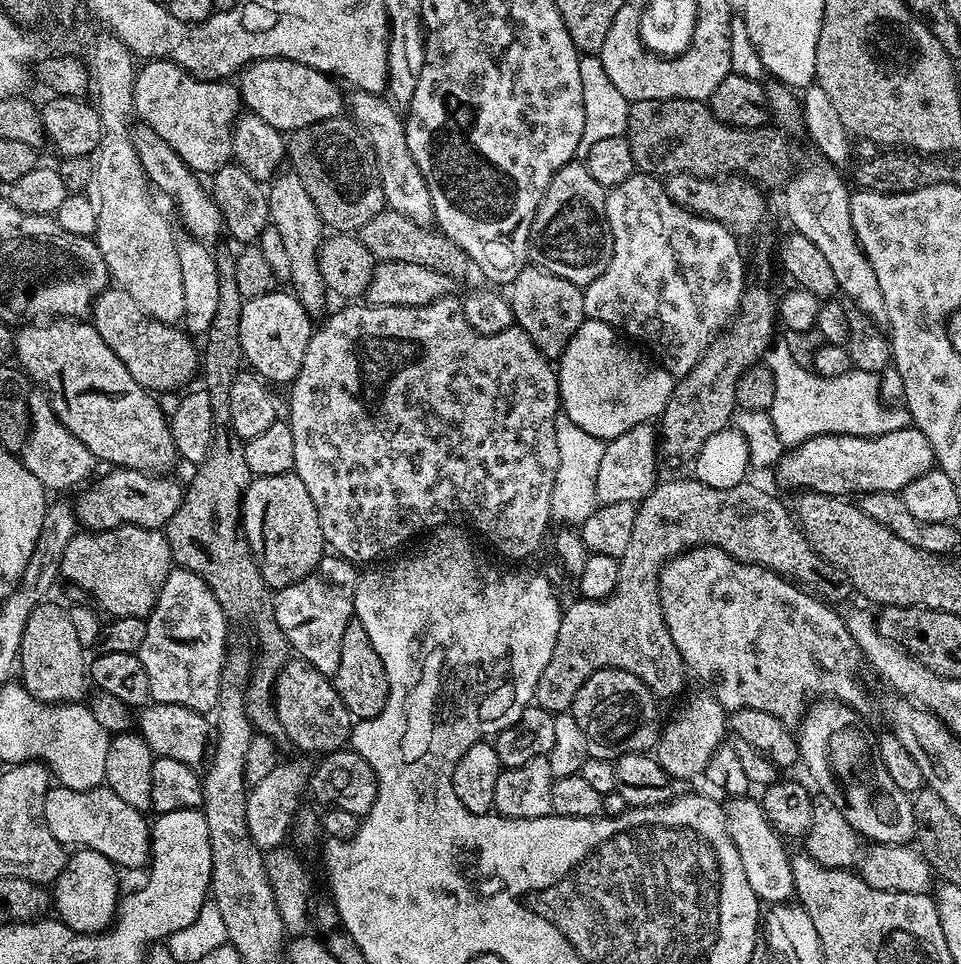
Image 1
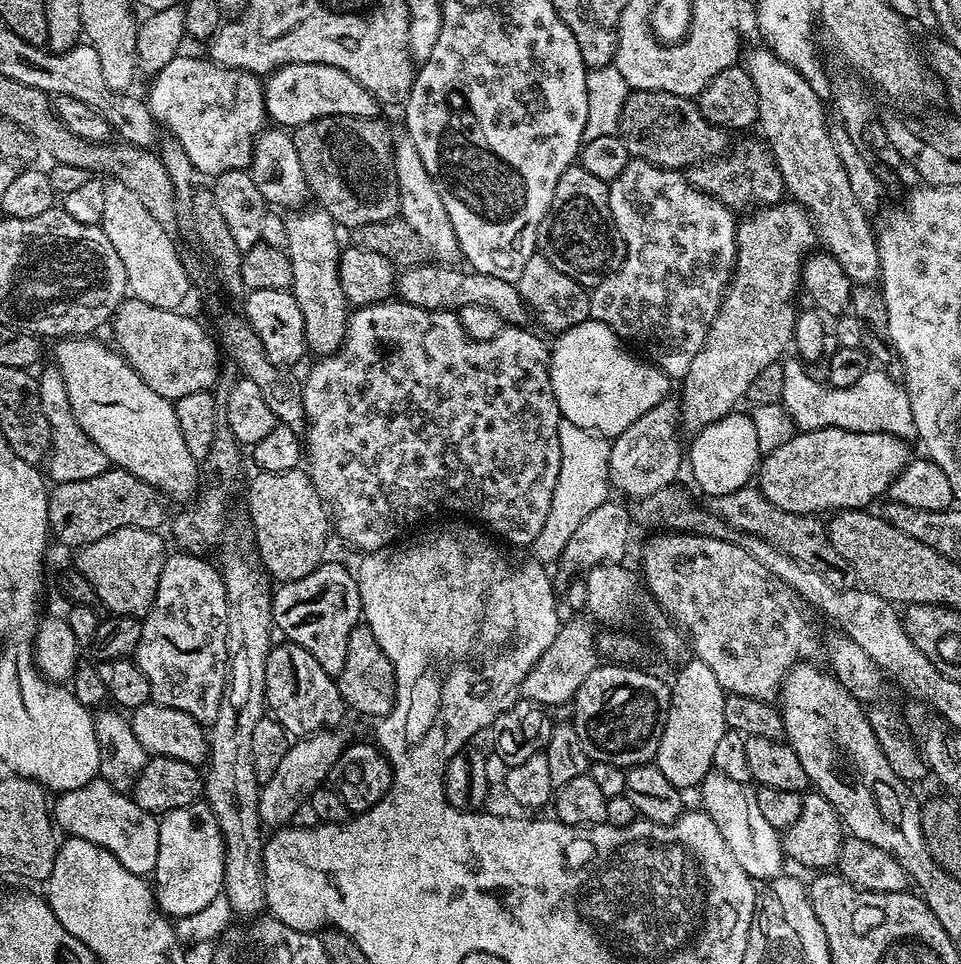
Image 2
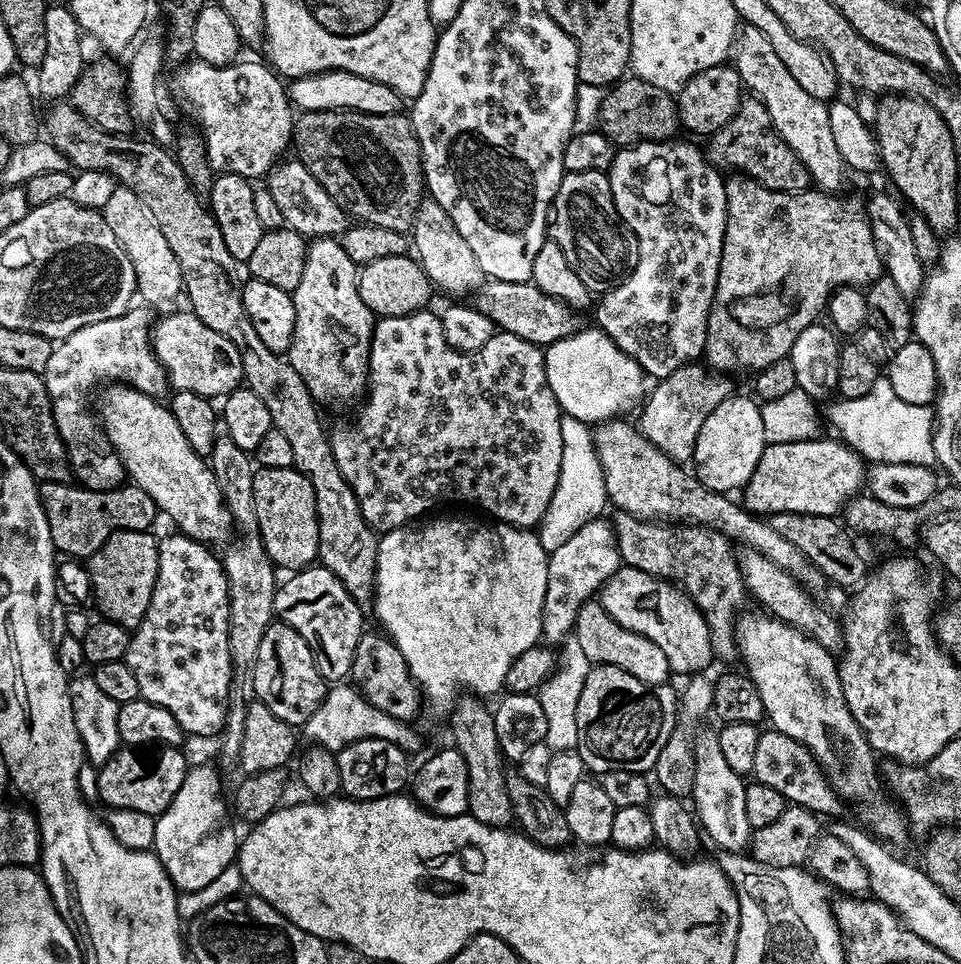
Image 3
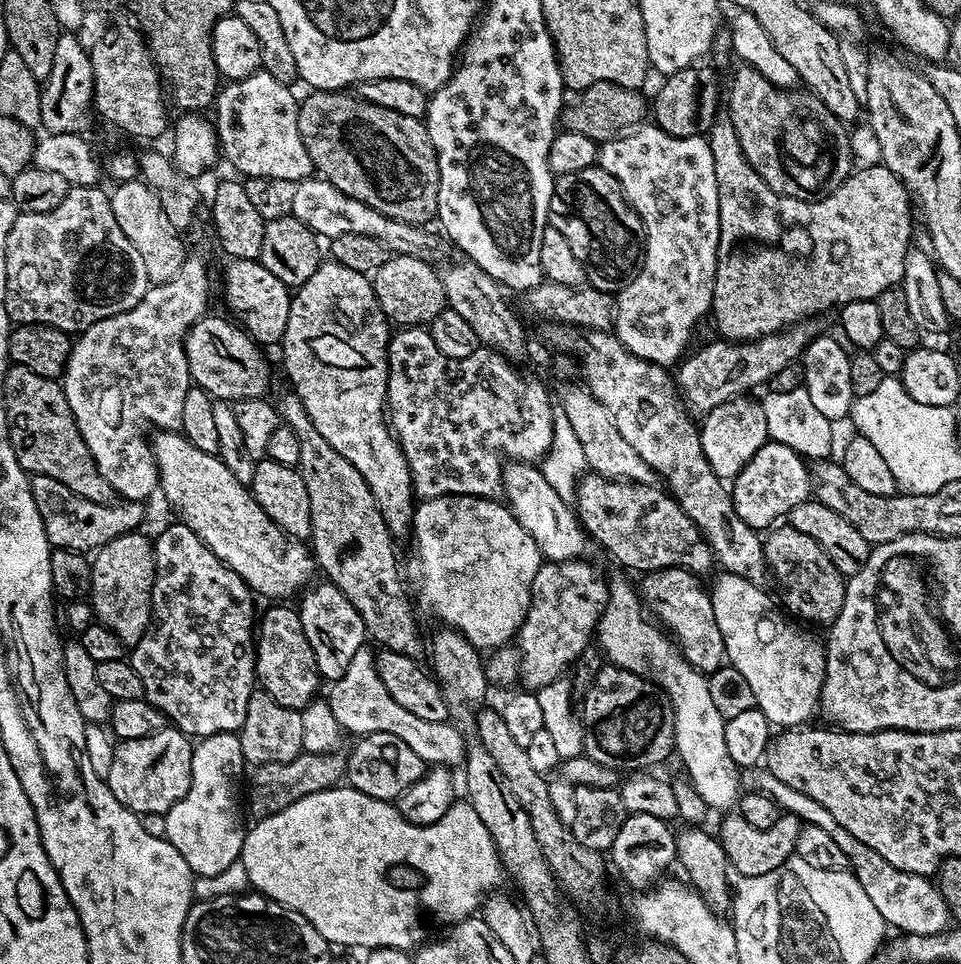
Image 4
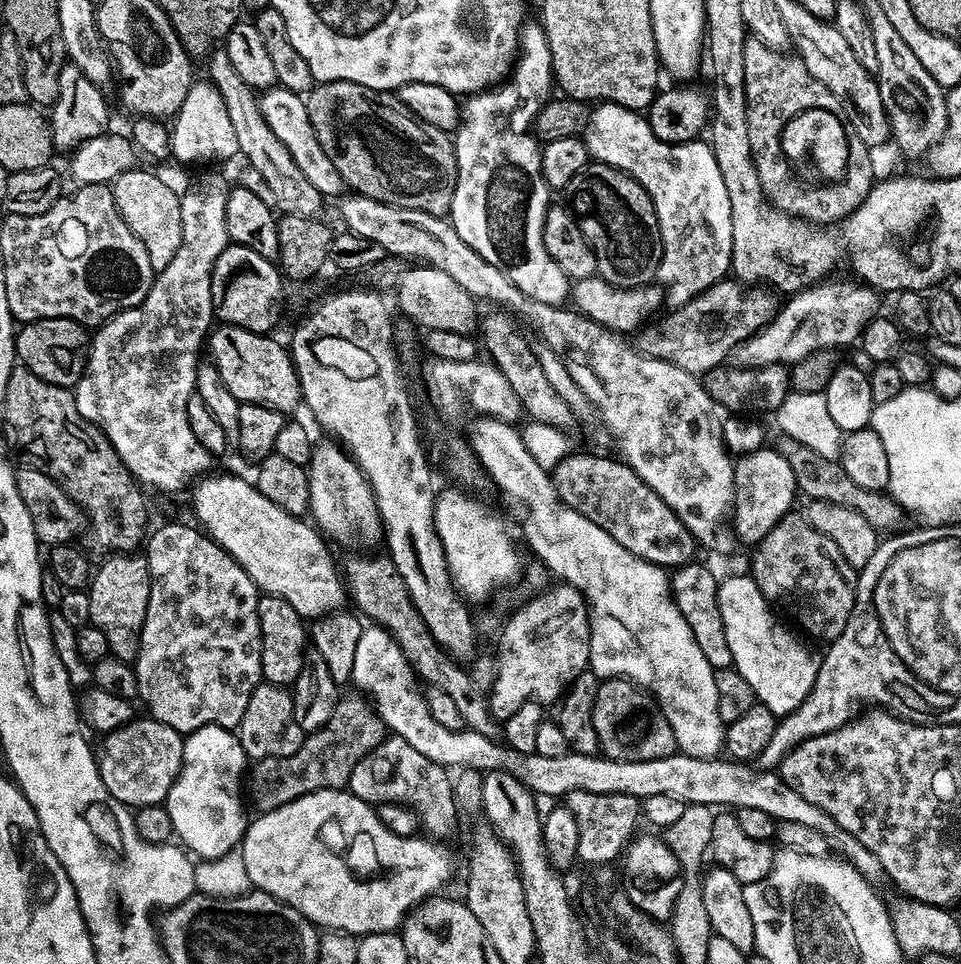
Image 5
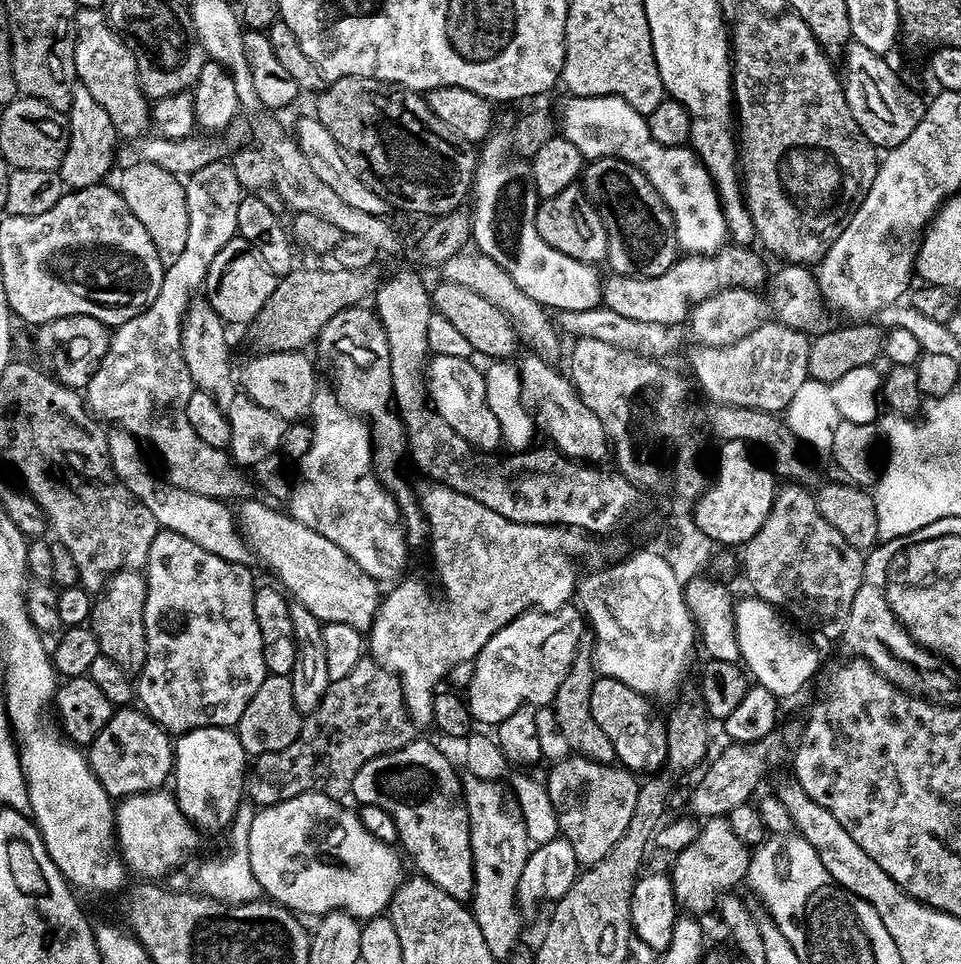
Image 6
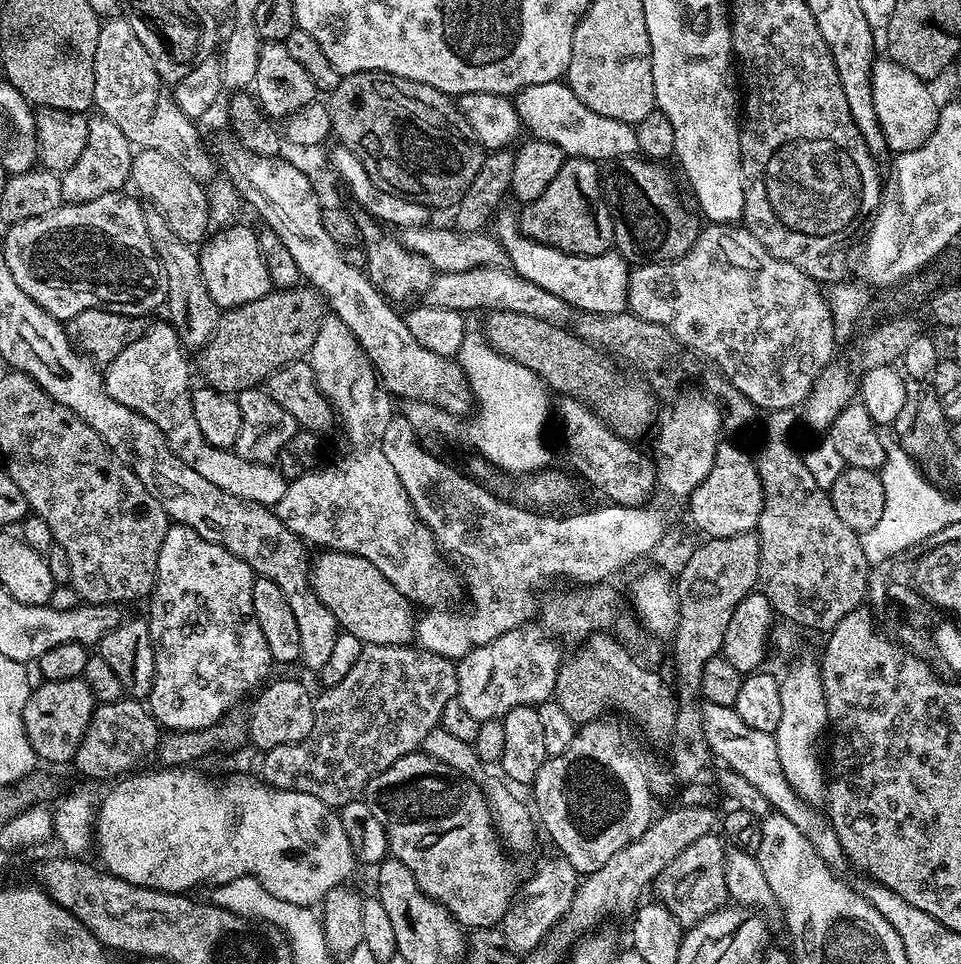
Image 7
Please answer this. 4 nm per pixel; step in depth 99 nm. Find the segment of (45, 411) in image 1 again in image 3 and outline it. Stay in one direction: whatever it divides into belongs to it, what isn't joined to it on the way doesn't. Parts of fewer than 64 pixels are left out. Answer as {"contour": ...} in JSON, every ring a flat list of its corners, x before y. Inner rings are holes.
{"contour":[[133,306,123,312,118,318,106,318,102,322,94,322,90,326,82,326,82,330,74,330,74,334,63,337,53,347,50,362,46,362,46,370,42,373,44,385,52,399,52,417,56,422,64,448,68,451,68,466,72,475,83,487,96,488,99,492,106,492,109,488,118,488,125,483,126,471,124,461,120,459,119,452,113,448,103,431,98,430,98,416,94,411,94,396,92,391,96,388,96,380,119,382,129,388,137,388,147,396,164,398,169,395,168,370,160,357,156,355,150,333,154,327,154,316,144,306]]}

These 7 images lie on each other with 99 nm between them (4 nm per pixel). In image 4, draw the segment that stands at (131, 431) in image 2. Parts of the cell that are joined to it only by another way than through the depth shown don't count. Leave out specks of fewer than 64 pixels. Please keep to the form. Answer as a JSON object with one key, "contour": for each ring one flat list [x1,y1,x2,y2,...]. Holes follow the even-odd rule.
{"contour":[[157,431,151,437,150,447,152,456,156,459,156,469,160,471,159,491,161,493,164,491,169,506,180,515,177,516,179,523,194,530,194,534,198,534,198,538,203,544,226,567,234,570,234,574,241,576,244,583,257,597,273,596,271,598,273,601,280,602,288,598,284,596,294,595,293,597,295,597,301,590,309,587,310,581,313,579,313,577,311,578,312,568,314,572,314,557,309,545,303,539,289,536,276,525,267,516,266,510,258,504,246,485,238,482,238,478,234,478,234,474,230,474,230,470,226,470,219,455,211,456,198,450,198,446,194,446,179,431]]}

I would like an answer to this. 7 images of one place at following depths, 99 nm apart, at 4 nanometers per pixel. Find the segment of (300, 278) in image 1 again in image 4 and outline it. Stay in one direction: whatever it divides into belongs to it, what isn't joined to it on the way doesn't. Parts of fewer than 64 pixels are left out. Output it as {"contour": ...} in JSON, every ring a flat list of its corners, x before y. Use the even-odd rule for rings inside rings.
{"contour":[[324,262,321,263,318,270,314,270,314,274,310,274,310,278,304,285,295,289,290,302,290,314,286,318,282,349,284,348,284,372,288,375,289,382,292,383,289,384,291,391,295,392,298,398,302,398,302,406,306,406,306,414,310,414,310,422,314,422,318,434,322,434,322,438,326,438,326,442,330,442,330,446,334,446,334,450,338,450,338,454,342,454,342,458,346,458,346,462,350,462,350,466,354,466,354,470,358,470,358,474,362,474,366,486,370,486,370,490,374,494,374,502,378,506,386,526,392,531,393,537,400,538,400,536,407,537,409,535,418,497,412,491,412,471,408,465,408,459,402,446,396,441,396,433,392,431,386,411,388,407,388,342,390,339,388,328,390,329,390,321,384,315,382,306,376,297,376,291,372,289,372,280,358,270,346,270,346,266,341,264]]}

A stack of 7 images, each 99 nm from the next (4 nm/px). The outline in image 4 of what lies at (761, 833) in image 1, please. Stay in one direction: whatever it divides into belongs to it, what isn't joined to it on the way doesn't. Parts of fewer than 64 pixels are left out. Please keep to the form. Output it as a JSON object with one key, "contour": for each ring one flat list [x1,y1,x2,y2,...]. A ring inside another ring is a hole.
{"contour":[[612,580,608,586,608,605,603,614,600,615,599,625,594,633,595,639,600,640,600,648,604,651,604,660,615,664,617,668,625,668,634,674,644,677,646,680,657,684,672,703,674,710,674,734,676,735,675,755,684,759,684,768,687,779,691,780,694,790,705,800,709,809,724,808,732,810,737,807,742,795,740,787,741,769,726,754,726,734,724,733,724,719,722,714,714,706,710,698,710,686,707,675,699,672,697,668,676,647,675,640,668,635,667,631,659,623,654,622,653,617,646,611,646,605,638,591,635,583,628,580]]}

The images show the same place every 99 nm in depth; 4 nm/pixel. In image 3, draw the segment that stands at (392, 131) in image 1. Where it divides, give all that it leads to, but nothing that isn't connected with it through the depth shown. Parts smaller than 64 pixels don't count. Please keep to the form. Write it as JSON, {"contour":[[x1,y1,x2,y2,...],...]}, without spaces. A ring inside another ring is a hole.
{"contour":[[421,200,410,229,410,244,415,259,419,260,428,279,437,289,472,294,486,279,482,266,478,266,478,258,474,258,474,250,470,250,466,238,458,234,458,226,454,226,450,214,446,214,446,210,442,210,436,200]]}

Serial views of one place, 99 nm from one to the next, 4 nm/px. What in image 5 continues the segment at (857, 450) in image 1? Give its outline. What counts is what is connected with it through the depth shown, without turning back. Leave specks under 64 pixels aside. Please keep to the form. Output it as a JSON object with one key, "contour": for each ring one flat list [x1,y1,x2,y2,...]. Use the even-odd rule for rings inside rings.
{"contour":[[763,446,754,452,747,452,735,461,734,482,736,499,730,517,741,545,755,546,782,517,793,511,792,503,798,500,796,475,790,464,775,447]]}

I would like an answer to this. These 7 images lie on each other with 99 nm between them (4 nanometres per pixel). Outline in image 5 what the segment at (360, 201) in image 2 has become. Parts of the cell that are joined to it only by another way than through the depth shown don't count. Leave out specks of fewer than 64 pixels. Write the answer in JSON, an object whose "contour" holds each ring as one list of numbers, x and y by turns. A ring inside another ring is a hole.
{"contour":[[358,82,317,83,307,93,306,103,308,121,314,126,322,150,326,150,330,162,334,162,334,170,342,174,345,185,353,193,390,206,422,210,438,218,447,213,456,185,456,159,449,133,418,118,400,101,399,95,370,90]]}

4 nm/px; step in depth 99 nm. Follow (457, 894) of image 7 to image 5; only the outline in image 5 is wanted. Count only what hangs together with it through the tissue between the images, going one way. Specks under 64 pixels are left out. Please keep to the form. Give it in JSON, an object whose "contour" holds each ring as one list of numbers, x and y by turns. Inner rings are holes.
{"contour":[[389,735,366,758,362,758,358,766,354,766,346,788,373,806,405,804,419,815,420,827,429,837,448,838,444,836,451,834,458,817,453,785,449,769,418,754,418,750,400,736]]}

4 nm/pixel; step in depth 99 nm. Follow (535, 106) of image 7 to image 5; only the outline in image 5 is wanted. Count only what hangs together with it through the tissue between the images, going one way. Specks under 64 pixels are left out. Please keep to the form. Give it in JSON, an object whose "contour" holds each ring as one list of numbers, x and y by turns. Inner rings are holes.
{"contour":[[600,102,591,109,582,129,582,139,589,157,595,163,608,164,634,177,646,190,654,204,660,231,660,264,655,279,664,283,668,291,668,308,677,309,690,302,700,292,714,286,729,275,732,267,732,231,730,230,730,197,718,170,711,146,703,139,688,140,684,144,662,142,650,130,647,119,639,111,624,108,620,104]]}

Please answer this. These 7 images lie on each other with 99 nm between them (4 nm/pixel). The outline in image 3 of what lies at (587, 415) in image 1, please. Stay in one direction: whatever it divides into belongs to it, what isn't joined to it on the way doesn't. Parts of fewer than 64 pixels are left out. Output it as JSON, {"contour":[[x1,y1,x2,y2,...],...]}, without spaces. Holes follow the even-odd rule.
{"contour":[[595,326,581,327,579,332,547,345,544,365,546,382,550,382,550,390,554,390,561,413,578,418,589,426,623,417,628,414,624,412,632,407,635,409,646,396,646,377,638,362]]}

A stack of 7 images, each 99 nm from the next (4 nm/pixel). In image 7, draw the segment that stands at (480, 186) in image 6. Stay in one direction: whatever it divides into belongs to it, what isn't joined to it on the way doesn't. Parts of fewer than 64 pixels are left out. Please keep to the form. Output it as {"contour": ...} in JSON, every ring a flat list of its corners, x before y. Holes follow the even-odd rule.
{"contour":[[507,206,495,213,495,224,494,235,500,241,512,272,557,295,573,310,597,312,600,315,625,311,630,264,623,256,612,250,597,256,571,256,569,252,559,252,549,244,539,244,528,236,520,235,517,213,511,212]]}

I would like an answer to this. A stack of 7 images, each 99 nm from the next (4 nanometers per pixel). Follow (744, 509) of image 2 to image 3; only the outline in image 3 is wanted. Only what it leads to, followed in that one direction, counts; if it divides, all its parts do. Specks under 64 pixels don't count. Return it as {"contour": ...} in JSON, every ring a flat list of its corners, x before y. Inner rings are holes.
{"contour":[[779,512,770,517,770,522,774,530,778,530,778,534,783,534,789,542,794,542,794,546,801,554,824,575,825,581,845,590,852,590,865,579,864,556,856,549,849,529,836,516]]}

